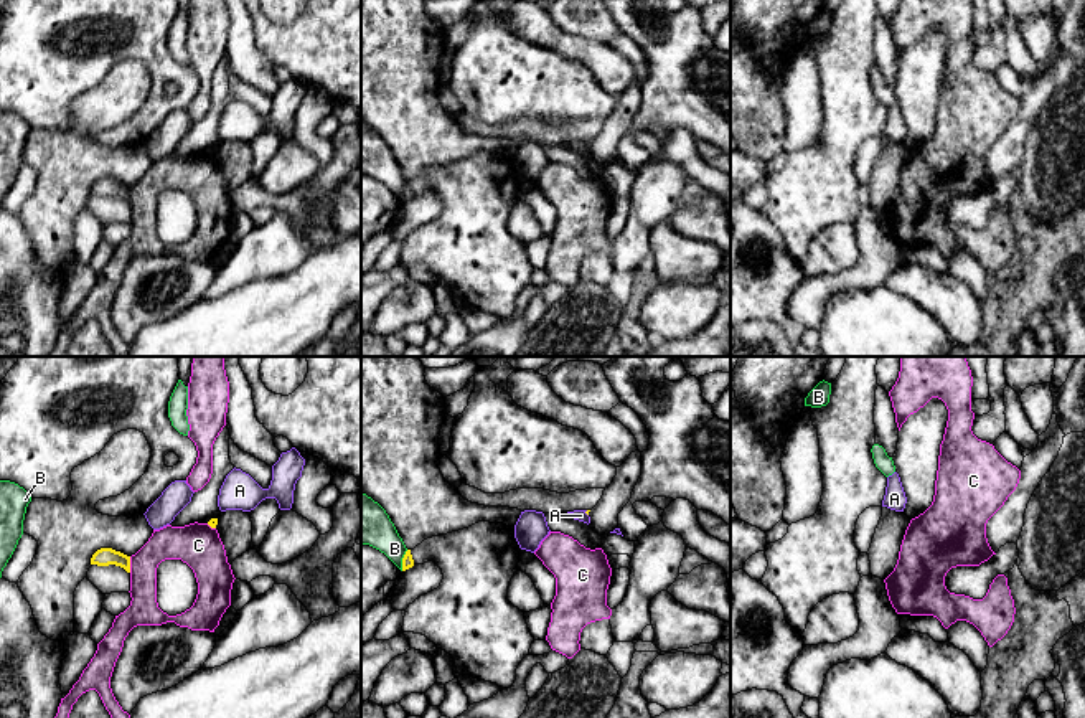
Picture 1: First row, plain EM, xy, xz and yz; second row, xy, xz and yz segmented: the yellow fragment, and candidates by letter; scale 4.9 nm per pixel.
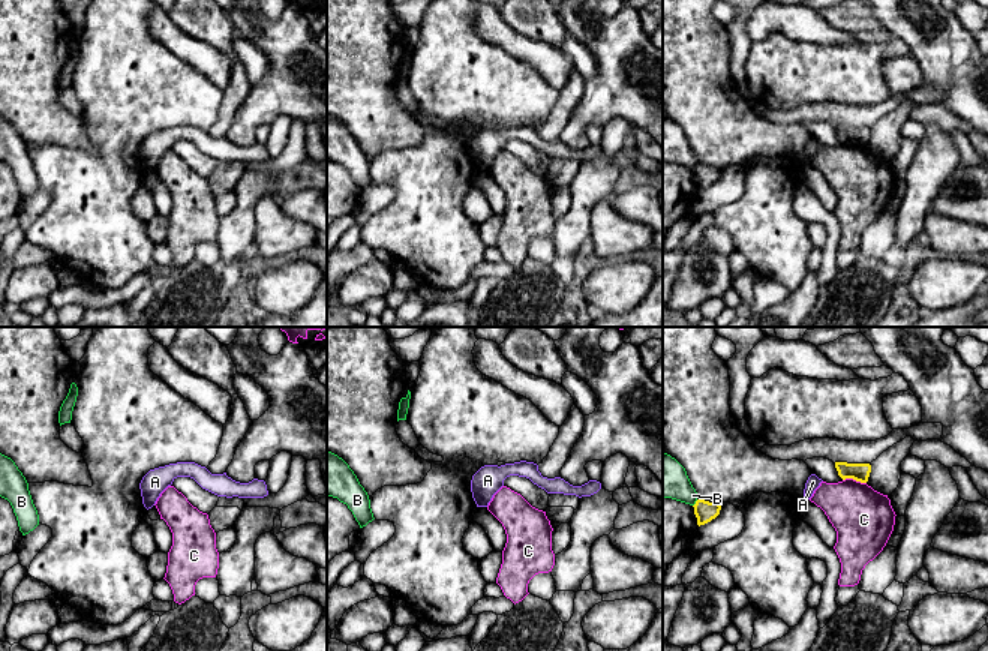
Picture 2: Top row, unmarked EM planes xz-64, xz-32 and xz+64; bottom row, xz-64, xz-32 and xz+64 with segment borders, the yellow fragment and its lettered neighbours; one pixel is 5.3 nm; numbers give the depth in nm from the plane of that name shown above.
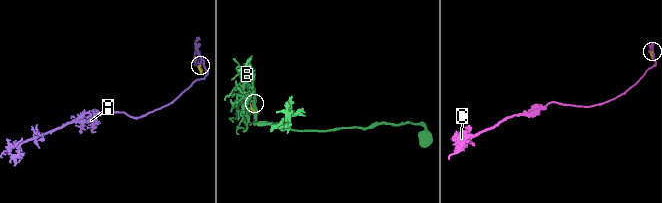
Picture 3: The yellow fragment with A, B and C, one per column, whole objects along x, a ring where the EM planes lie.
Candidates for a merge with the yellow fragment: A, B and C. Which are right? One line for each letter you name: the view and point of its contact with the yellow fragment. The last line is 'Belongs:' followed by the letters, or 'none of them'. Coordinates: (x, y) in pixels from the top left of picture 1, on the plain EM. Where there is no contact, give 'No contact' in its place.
Belongs: none of them

